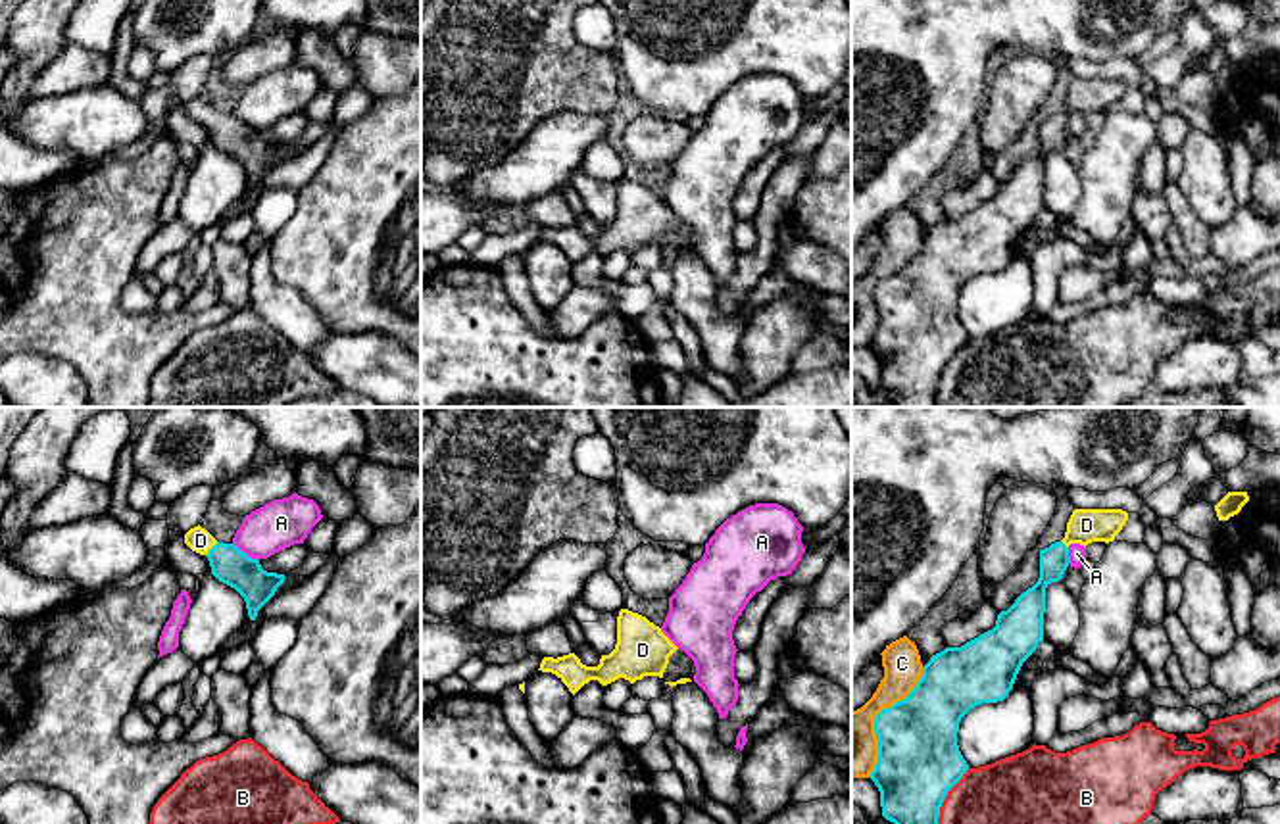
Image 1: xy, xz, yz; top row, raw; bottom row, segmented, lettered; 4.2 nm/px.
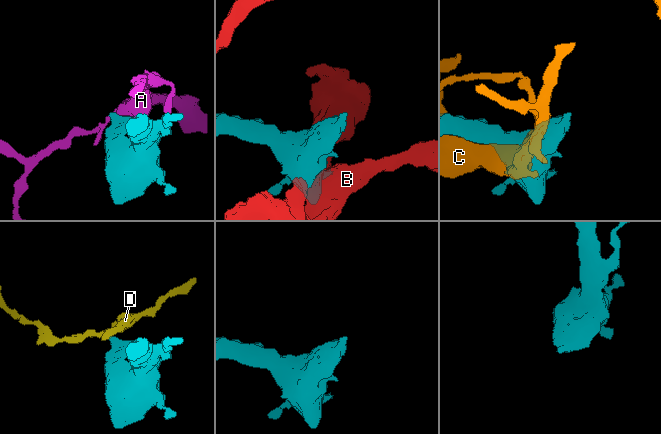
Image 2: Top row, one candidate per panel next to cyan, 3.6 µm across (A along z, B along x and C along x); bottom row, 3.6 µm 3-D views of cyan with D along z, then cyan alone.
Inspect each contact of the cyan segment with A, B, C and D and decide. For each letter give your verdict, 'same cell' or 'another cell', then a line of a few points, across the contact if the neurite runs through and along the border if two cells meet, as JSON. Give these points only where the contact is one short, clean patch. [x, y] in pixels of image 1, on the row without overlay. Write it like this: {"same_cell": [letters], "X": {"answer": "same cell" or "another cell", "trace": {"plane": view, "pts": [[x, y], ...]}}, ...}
{"same_cell": ["D"], "A": {"answer": "another cell"}, "B": {"answer": "another cell"}, "C": {"answer": "another cell"}, "D": {"answer": "same cell", "trace": {"plane": "xy", "pts": [[229, 135], [210, 120], [200, 110]]}}}

